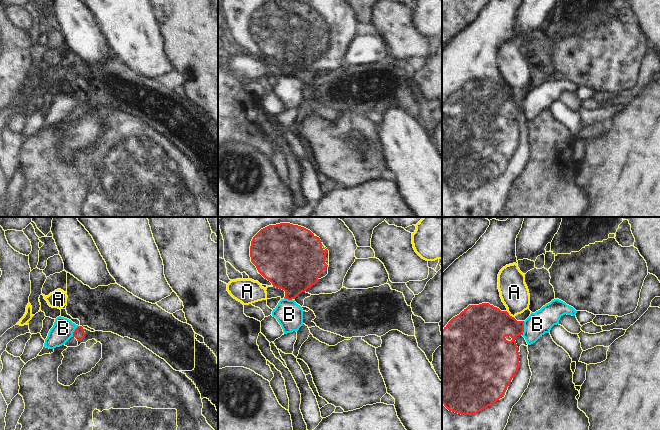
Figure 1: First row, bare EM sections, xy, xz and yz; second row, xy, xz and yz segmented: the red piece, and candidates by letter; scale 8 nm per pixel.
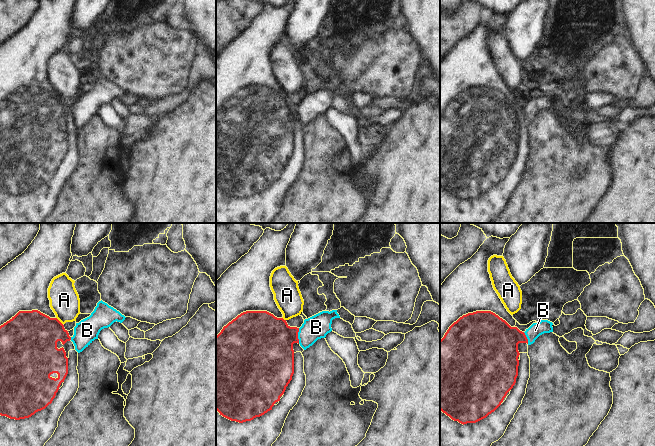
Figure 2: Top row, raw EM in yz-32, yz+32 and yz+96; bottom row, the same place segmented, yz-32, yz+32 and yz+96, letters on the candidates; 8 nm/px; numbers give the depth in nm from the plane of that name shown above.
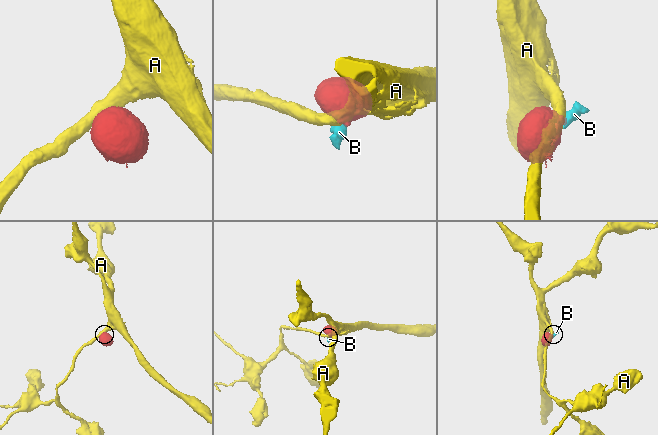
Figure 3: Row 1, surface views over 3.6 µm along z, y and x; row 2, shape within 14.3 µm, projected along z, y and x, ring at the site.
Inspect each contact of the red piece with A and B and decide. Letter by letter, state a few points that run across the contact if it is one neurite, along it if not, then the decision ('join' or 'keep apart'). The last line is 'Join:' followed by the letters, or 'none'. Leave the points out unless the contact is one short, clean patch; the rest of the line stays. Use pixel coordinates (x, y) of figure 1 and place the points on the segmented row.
A: yz (506, 311), (513, 317) | keep apart
B: yz (524, 321), (522, 335) | keep apart
Join: none

